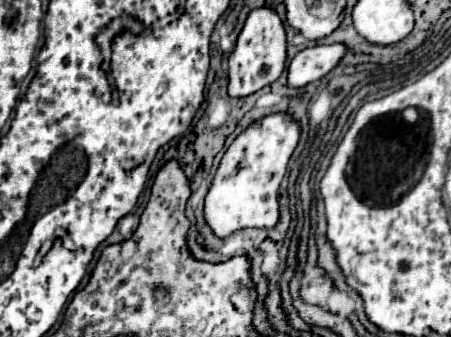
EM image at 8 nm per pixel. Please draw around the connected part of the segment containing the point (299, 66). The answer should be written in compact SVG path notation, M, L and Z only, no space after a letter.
M313 45L299 51L287 69L289 87L305 87L311 81L325 77L331 69L339 65L347 53L345 45Z

